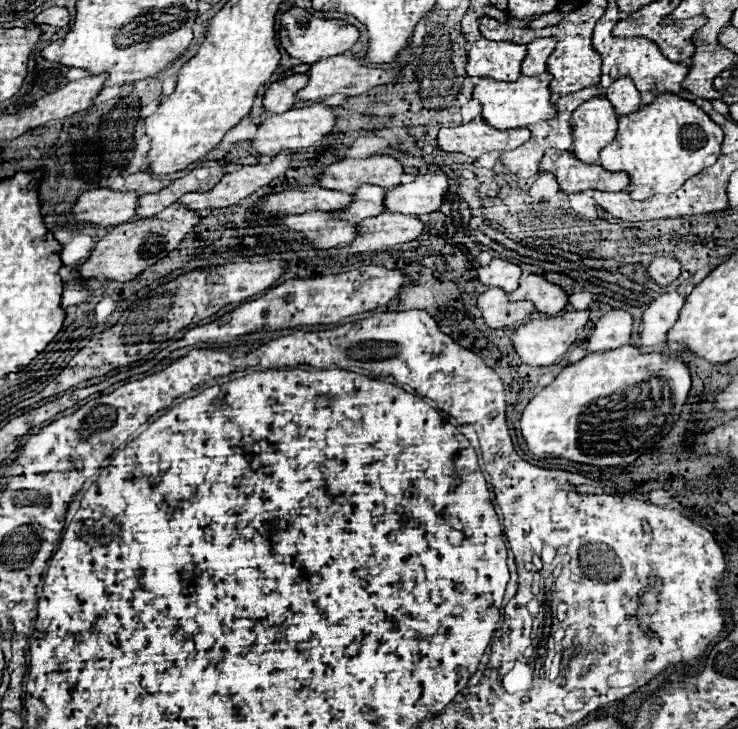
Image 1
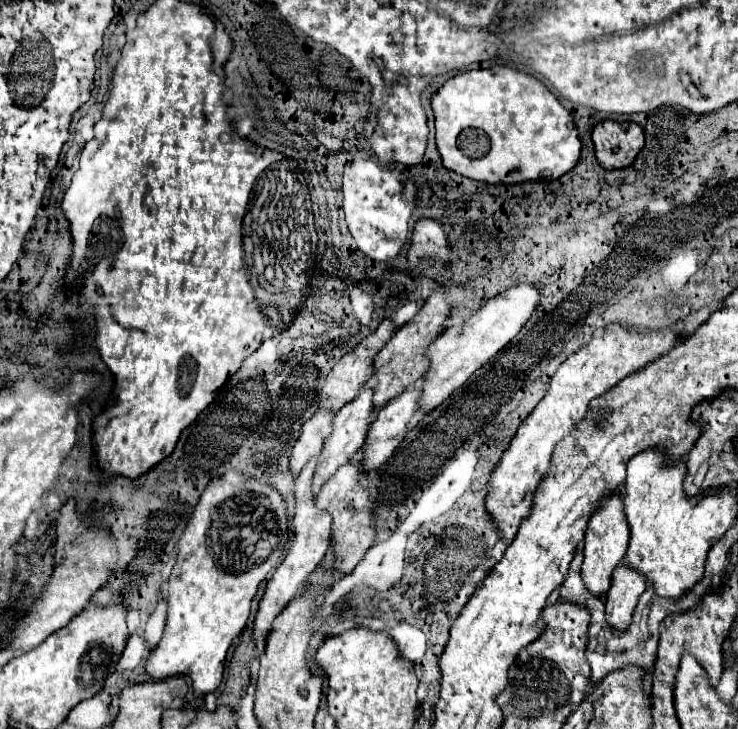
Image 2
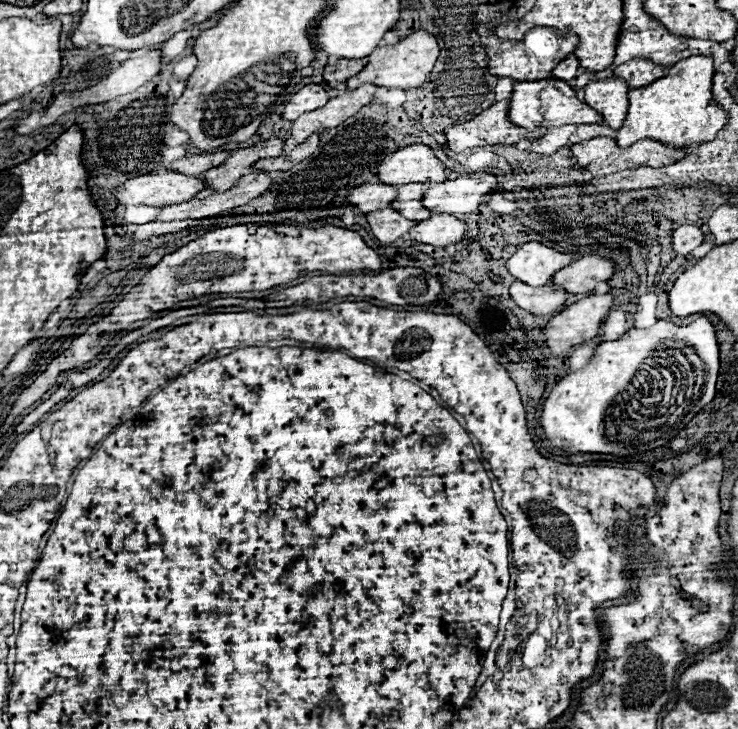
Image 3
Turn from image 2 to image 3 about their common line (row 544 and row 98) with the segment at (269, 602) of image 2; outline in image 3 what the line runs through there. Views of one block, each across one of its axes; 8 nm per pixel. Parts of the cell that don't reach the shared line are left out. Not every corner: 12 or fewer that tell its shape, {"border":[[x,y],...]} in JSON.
{"border":[[308,84],[292,94],[282,118],[296,120],[328,102],[320,84]]}

